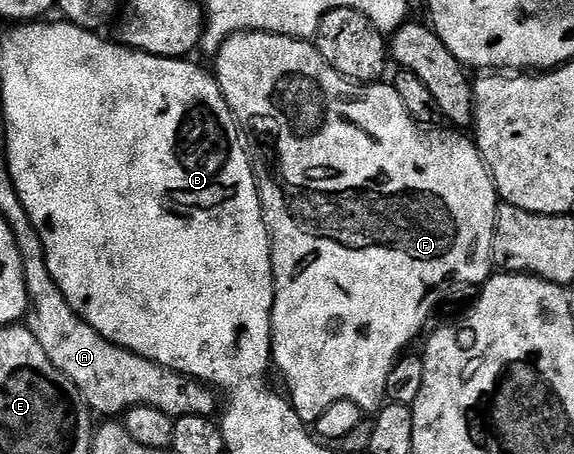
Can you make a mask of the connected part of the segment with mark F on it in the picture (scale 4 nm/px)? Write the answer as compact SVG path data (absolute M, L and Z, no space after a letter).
M240 31L238 34L224 40L219 51L214 56L214 62L216 62L216 68L214 68L216 84L219 85L226 97L226 105L232 110L232 116L236 118L243 138L246 140L247 150L250 152L252 171L256 174L256 187L260 190L260 207L264 211L264 224L268 227L268 235L272 239L272 278L276 293L272 302L272 362L275 370L280 370L284 374L285 381L288 382L289 392L287 391L287 394L290 396L292 408L306 425L315 424L316 419L322 417L322 413L326 413L326 409L330 409L330 405L334 405L334 401L354 401L360 406L361 412L375 413L386 402L388 394L386 381L390 377L390 369L396 364L397 359L400 358L405 348L407 348L404 346L427 325L428 318L432 315L432 310L439 305L440 298L444 295L444 287L464 287L467 283L483 285L488 282L490 276L493 274L498 196L492 175L489 173L487 165L484 164L484 159L480 156L480 151L476 148L475 142L469 136L468 139L464 136L467 134L461 133L456 129L448 129L452 131L437 130L435 132L435 134L437 133L436 139L431 139L428 136L431 134L421 124L413 121L410 113L406 113L406 105L402 105L402 97L398 97L395 86L391 82L354 83L350 79L344 79L334 68L326 65L322 53L318 53L318 49L311 42L302 39L291 39L289 35L271 35L268 31Z

